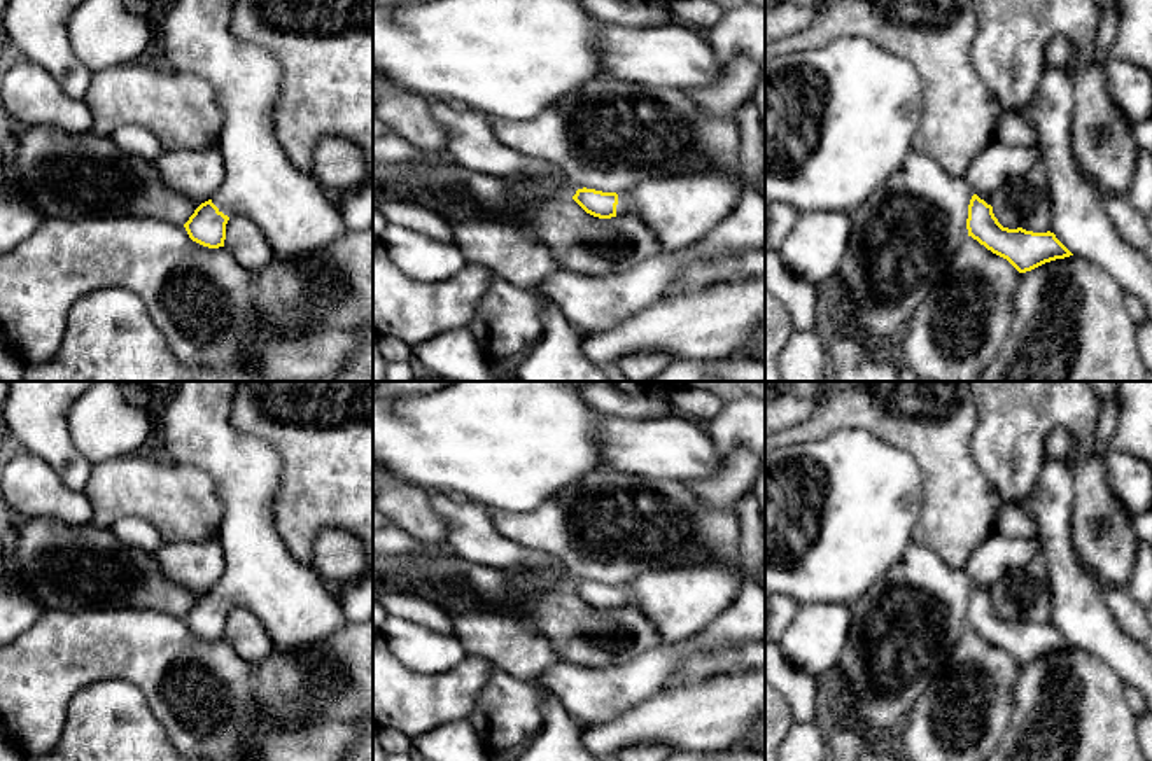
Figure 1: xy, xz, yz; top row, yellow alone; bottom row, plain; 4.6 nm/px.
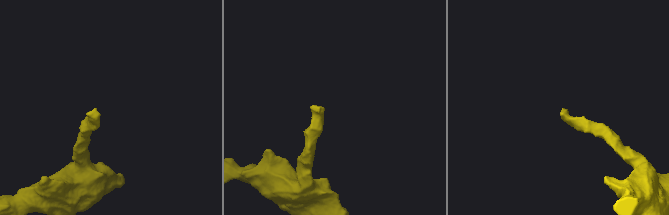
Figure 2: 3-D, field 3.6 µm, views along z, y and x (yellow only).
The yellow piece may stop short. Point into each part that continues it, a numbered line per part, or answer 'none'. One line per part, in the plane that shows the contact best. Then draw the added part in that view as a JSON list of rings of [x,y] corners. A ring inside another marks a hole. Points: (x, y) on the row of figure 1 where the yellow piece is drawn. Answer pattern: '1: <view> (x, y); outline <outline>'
1: xy (298, 217); outline [[[170,0],[158,16],[163,35],[163,63],[175,72],[191,72],[207,79],[215,89],[224,122],[217,149],[224,157],[226,178],[212,203],[228,217],[243,215],[256,222],[275,259],[294,261],[327,248],[348,233],[334,196],[327,194],[310,175],[303,173],[280,147],[273,128],[273,108],[280,96],[282,66],[263,47],[247,44],[231,33],[236,0]]]

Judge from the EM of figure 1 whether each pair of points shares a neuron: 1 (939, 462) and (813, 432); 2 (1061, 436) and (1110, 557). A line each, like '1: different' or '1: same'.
1: same
2: different

